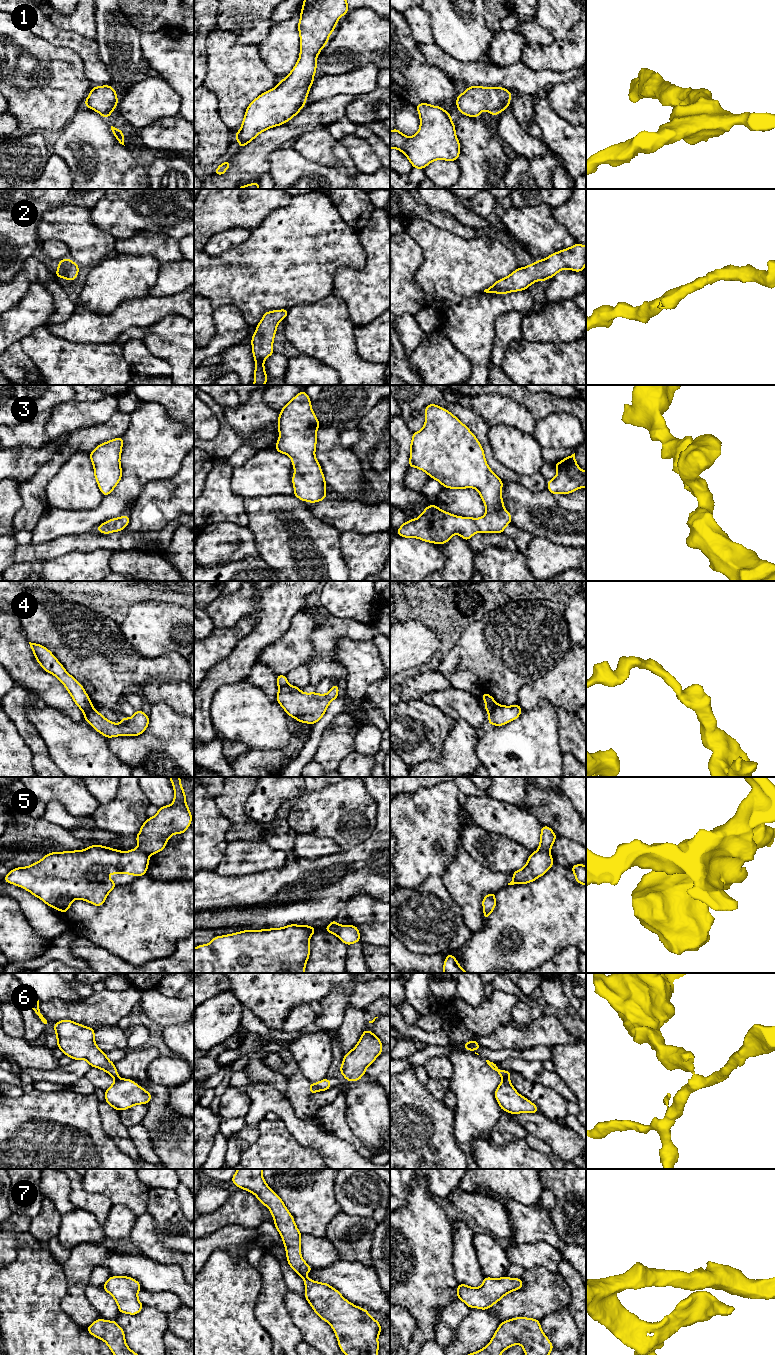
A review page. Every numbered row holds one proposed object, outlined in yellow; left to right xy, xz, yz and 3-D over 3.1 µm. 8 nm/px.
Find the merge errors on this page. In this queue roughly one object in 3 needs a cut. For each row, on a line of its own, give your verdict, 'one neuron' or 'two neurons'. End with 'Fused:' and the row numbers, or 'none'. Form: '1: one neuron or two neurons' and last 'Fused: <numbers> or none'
1: one neuron
2: one neuron
3: one neuron
4: two neurons
5: two neurons
6: two neurons
7: one neuron
Fused: 4, 5, 6

